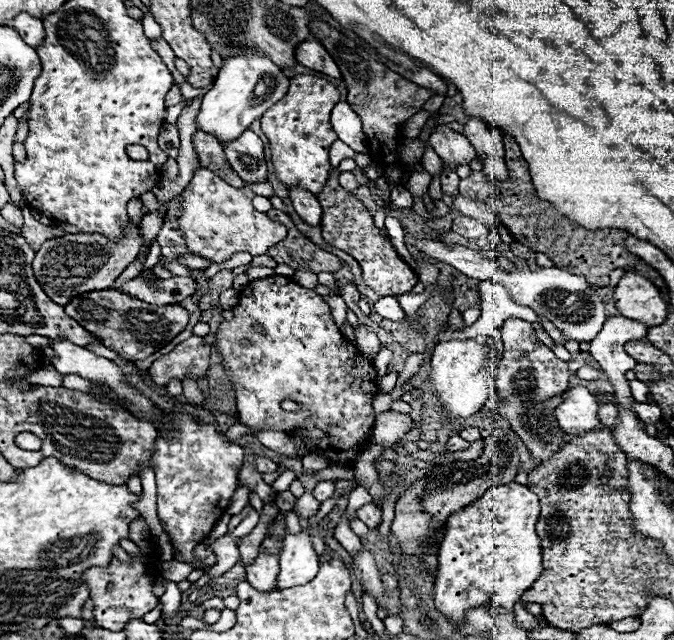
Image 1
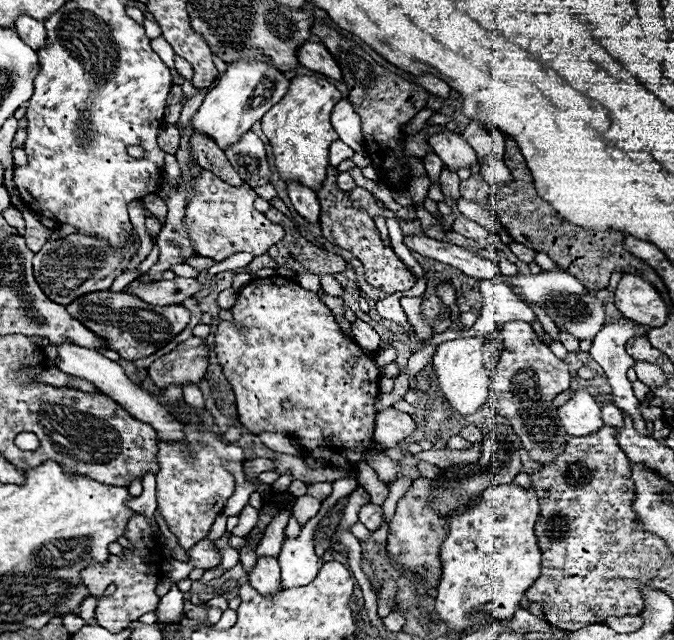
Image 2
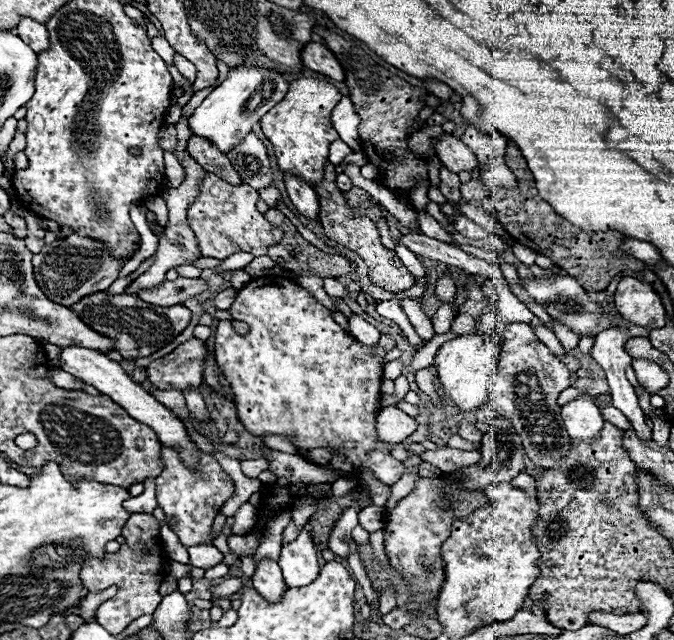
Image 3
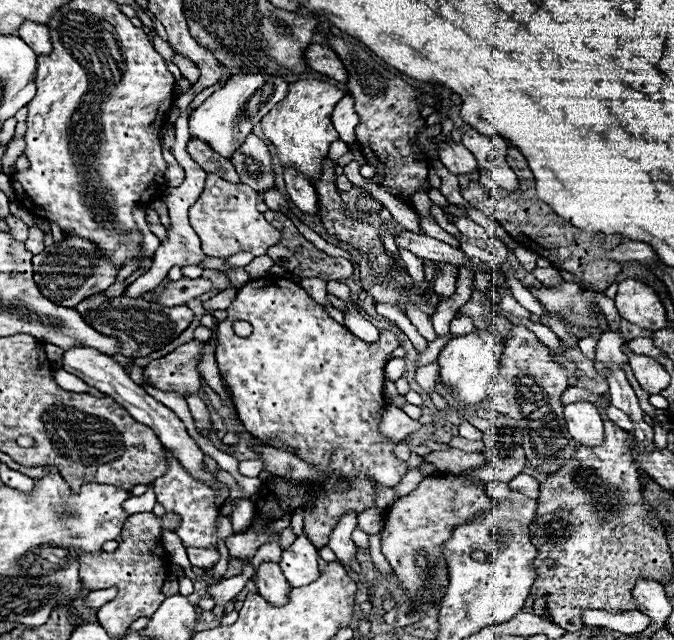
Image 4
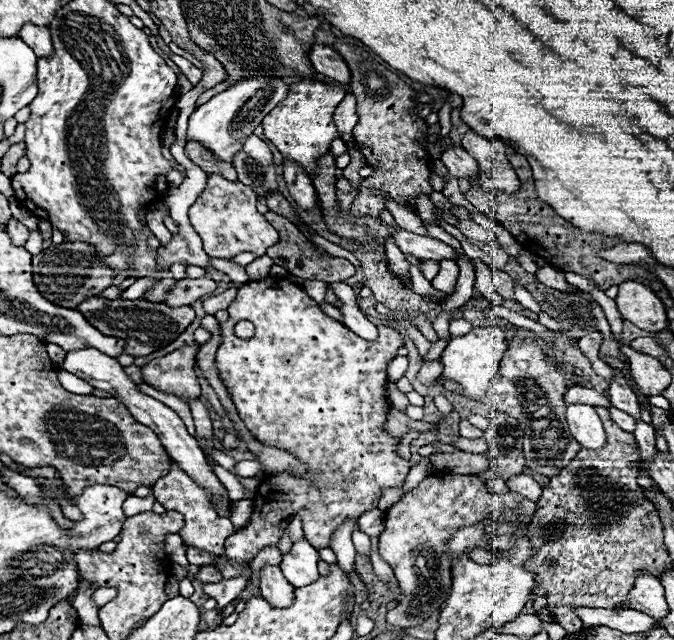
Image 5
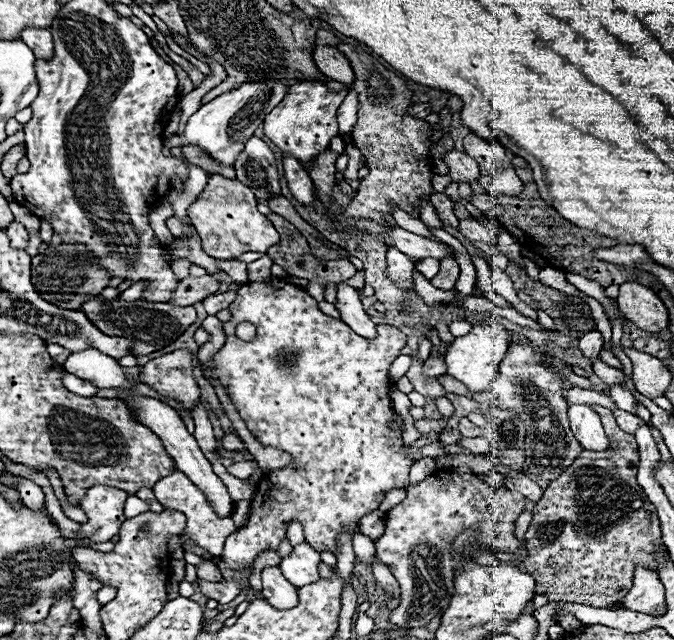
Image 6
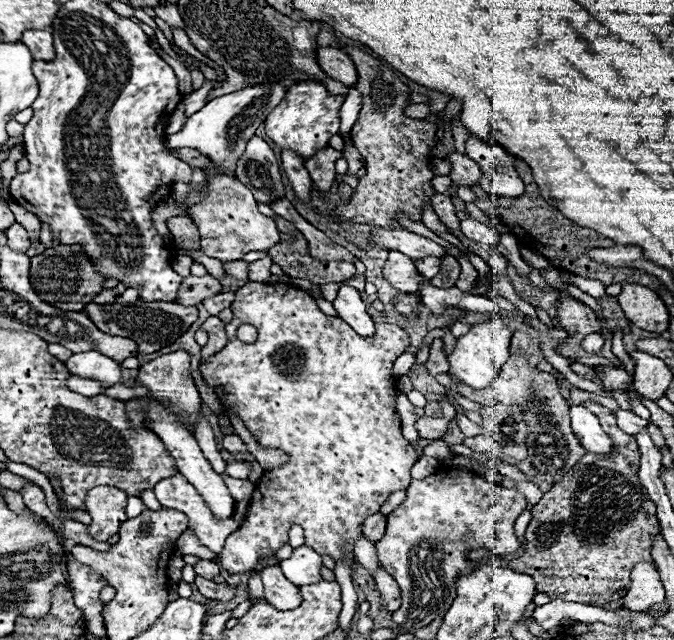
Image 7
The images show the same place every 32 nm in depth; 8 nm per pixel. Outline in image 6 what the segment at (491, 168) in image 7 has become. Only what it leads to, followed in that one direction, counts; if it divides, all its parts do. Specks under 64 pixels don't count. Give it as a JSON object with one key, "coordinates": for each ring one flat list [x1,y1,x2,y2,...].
{"coordinates":[[474,132,464,138,464,150,480,166,480,184,486,190,516,196,522,192,522,182,516,176,510,156,500,142,488,142]]}

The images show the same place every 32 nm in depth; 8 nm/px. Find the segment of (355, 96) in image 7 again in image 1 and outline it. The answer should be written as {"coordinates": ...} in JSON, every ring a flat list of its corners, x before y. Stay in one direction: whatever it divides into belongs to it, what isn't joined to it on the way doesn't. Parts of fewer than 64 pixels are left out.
{"coordinates":[[338,102,338,106,334,106,330,124,344,144,348,144,350,148,354,148,356,152,362,152,362,154,368,150,366,134,362,132,360,118,356,116,356,112,352,112,348,102]]}

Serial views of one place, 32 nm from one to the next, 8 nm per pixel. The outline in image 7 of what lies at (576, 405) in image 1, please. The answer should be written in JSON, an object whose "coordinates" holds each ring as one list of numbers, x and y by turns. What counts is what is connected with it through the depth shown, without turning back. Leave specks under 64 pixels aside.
{"coordinates":[[570,406,570,420,572,420,572,430,580,444,586,448,586,452,596,452,604,454,612,450,612,440,610,436,602,430,598,416,592,414,584,406]]}

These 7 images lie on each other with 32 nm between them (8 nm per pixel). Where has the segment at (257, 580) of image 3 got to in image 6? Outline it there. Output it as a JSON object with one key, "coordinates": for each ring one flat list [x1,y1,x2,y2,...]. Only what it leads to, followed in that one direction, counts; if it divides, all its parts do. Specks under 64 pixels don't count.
{"coordinates":[[266,566,262,570,262,598,280,610,296,606,298,600,296,586,282,576,278,566]]}

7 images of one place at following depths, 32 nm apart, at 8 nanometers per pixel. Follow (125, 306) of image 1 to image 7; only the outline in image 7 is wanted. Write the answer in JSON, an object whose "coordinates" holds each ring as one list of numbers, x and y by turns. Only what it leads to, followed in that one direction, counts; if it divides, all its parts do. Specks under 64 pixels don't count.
{"coordinates":[[88,302,84,306,88,318,110,336,124,336,138,344,138,354,152,354,164,346,170,346,176,338,180,338,198,318,196,306,180,306,174,302,132,302,132,304,94,304]]}

